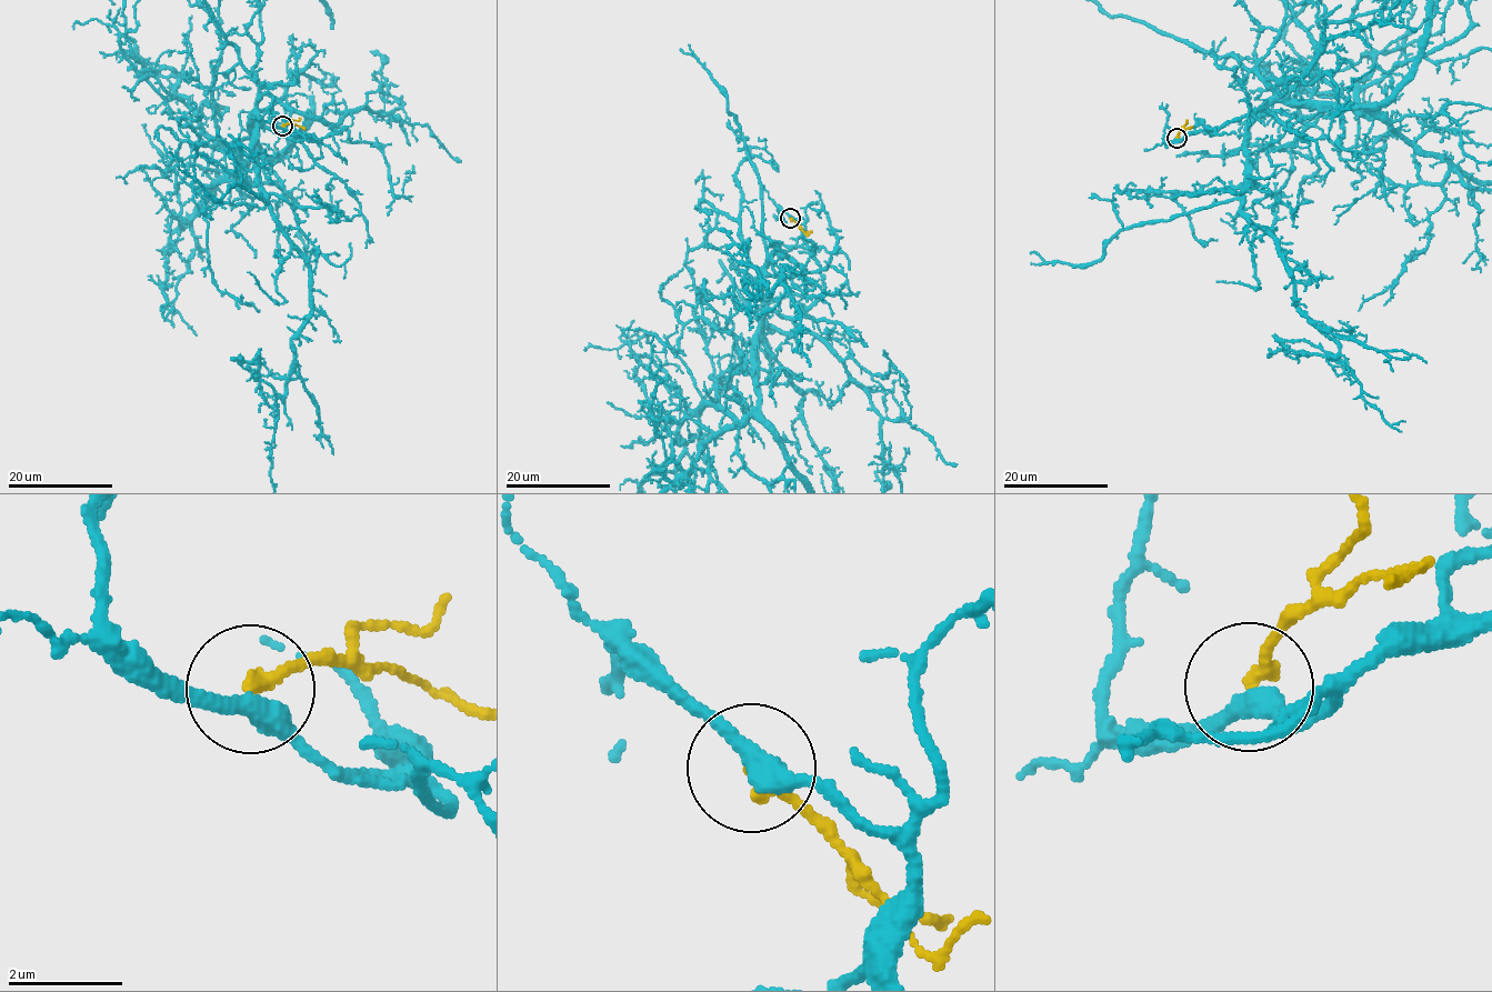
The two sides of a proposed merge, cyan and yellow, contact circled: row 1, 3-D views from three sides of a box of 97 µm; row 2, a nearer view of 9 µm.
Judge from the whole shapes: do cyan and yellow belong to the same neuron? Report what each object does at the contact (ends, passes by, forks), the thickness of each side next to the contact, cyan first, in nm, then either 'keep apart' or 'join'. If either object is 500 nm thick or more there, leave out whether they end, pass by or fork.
cyan passes by; yellow ends there; 380 nm thick on the cyan side, 240 nm on the other; keep apart

